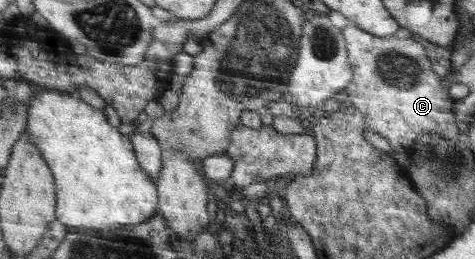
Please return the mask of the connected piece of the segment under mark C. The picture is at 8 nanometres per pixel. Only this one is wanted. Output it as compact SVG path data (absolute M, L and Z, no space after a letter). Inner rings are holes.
M349 23L343 29L347 41L349 62L354 72L354 80L344 89L349 95L346 105L360 111L366 117L367 129L385 137L397 153L409 153L417 143L419 136L427 132L435 132L447 139L455 137L459 130L455 127L455 115L451 111L453 97L451 93L441 89L441 77L431 71L431 63L425 55L425 47L413 39L397 39L390 35L379 37L377 34L367 33L359 26Z

